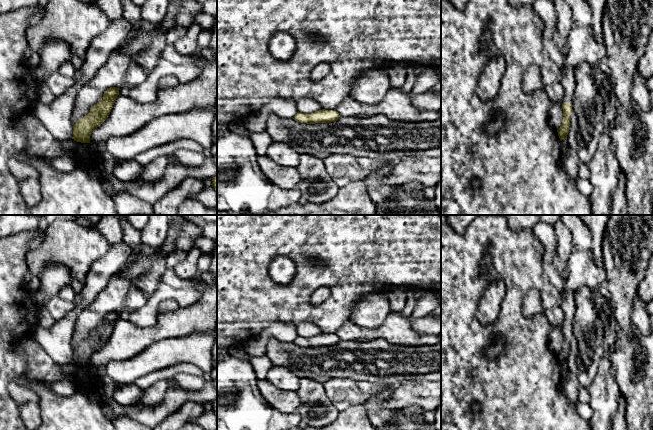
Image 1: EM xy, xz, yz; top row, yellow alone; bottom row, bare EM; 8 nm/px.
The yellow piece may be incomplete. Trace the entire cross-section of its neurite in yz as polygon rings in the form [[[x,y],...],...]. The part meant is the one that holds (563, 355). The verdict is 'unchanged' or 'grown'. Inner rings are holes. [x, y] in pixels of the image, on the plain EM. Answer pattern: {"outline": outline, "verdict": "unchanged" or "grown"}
{"outline": [[[538,222],[533,231],[536,237],[544,246],[545,252],[542,258],[543,270],[547,274],[550,282],[559,290],[567,293],[567,296],[562,300],[560,307],[563,312],[563,344],[561,351],[557,354],[560,364],[567,364],[570,350],[570,339],[573,336],[572,326],[574,323],[574,316],[576,314],[576,302],[573,294],[568,292],[562,276],[553,264],[553,259],[556,254],[557,240],[552,225]]], "verdict": "grown"}

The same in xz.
{"outline": [[[319,334],[311,338],[298,336],[294,340],[294,344],[299,347],[315,348],[315,347],[331,347],[336,346],[340,341],[339,337],[334,334]]], "verdict": "unchanged"}

